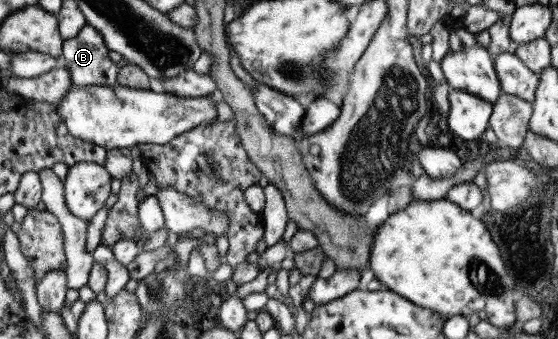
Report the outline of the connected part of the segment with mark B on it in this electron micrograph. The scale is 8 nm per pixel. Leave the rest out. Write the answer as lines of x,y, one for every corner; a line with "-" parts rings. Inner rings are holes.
87,23
73,38
63,41
60,57
70,84
113,88
118,68
107,52
101,35

